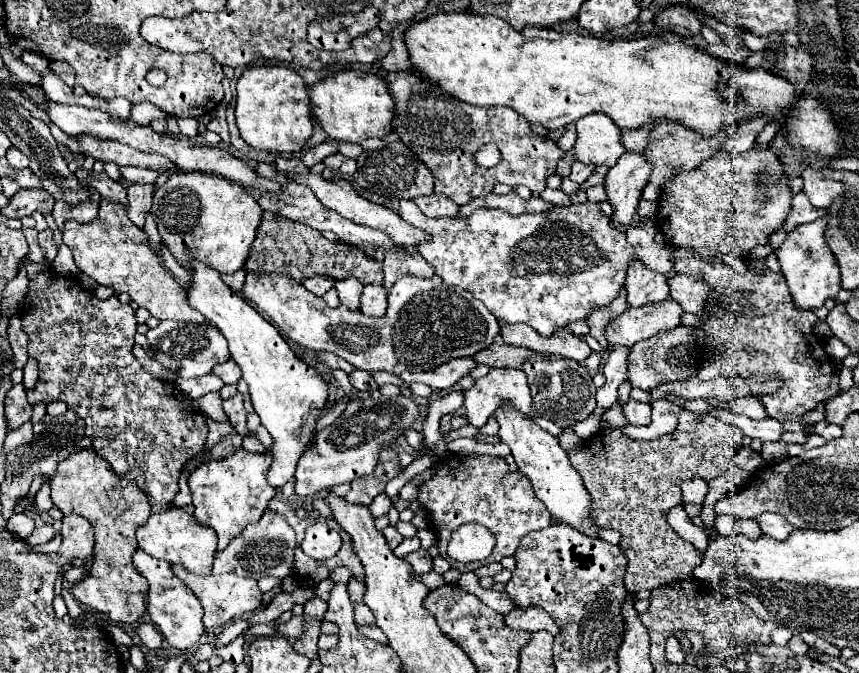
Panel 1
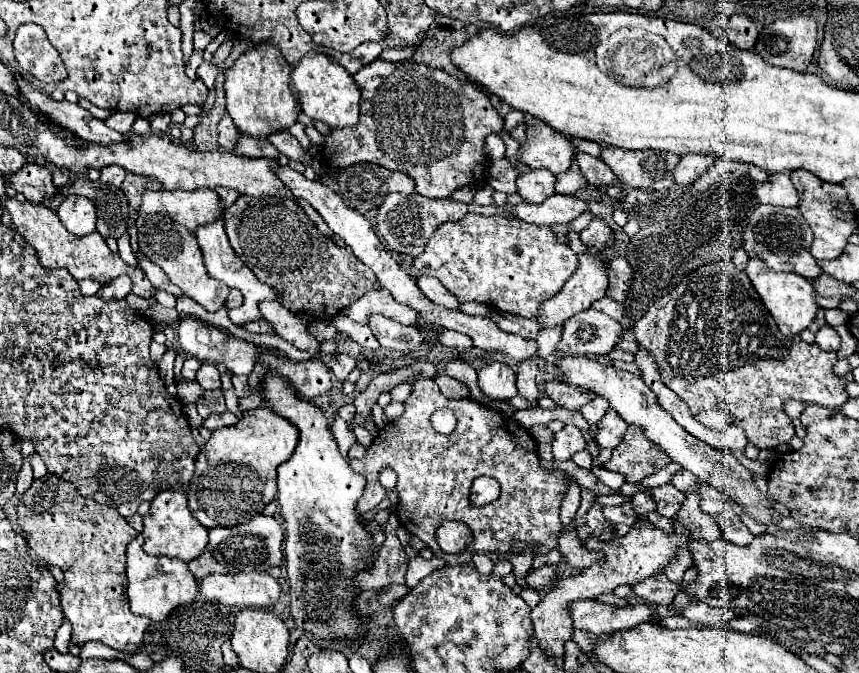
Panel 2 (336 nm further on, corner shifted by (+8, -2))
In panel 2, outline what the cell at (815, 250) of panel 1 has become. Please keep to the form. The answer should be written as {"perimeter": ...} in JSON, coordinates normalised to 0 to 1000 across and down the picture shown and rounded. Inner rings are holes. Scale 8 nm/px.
{"perimeter":[[[873,385],[871,388],[871,397],[868,397],[868,406],[880,429],[880,435],[885,438],[885,444],[889,447],[892,459],[899,465],[899,471],[903,474],[908,492],[915,498],[915,501],[922,501],[922,498],[929,498],[931,492],[936,492],[950,471],[952,465],[952,453],[950,453],[950,441],[948,441],[948,423],[927,409],[927,406],[903,406],[899,400],[889,400],[889,388],[885,385]]]}

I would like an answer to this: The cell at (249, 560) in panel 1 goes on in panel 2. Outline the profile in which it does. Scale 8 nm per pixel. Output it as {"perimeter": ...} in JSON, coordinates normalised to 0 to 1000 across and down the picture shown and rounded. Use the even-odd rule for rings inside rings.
{"perimeter":[[[300,762],[284,780],[272,783],[249,783],[244,786],[244,804],[237,822],[219,837],[219,845],[228,860],[235,860],[247,851],[286,851],[286,848],[312,848],[314,842],[326,842],[331,822],[328,822],[331,786],[321,765]],[[298,798],[303,798],[305,816],[298,816]]]}

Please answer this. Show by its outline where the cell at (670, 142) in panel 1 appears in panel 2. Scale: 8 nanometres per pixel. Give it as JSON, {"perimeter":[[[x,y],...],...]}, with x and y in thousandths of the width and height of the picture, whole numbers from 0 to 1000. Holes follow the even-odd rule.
{"perimeter":[[[705,218],[701,239],[717,257],[724,275],[754,284],[778,284],[782,269],[782,251],[792,242],[792,233],[778,224],[729,224],[719,218]]]}

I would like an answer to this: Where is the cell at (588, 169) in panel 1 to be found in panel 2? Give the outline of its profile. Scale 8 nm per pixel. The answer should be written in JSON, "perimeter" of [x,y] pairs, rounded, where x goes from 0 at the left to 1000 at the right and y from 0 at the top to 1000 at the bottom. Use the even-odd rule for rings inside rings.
{"perimeter":[[[626,251],[626,254],[608,257],[601,272],[603,272],[603,287],[608,290],[610,299],[631,302],[631,299],[636,299],[636,293],[640,293],[645,287],[647,263],[643,257],[638,257],[636,251]]]}

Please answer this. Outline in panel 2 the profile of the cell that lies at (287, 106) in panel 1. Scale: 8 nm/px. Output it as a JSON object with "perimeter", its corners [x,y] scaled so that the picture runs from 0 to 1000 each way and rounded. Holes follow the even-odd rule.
{"perimeter":[[[314,64],[298,67],[275,88],[275,94],[261,105],[263,165],[268,168],[279,201],[310,207],[317,198],[333,195],[347,177],[347,150],[338,132],[338,97],[328,85],[326,73]]]}

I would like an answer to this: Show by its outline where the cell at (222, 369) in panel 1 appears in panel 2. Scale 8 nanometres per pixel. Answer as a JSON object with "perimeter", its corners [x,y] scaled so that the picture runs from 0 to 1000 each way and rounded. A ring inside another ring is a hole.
{"perimeter":[[[235,539],[235,545],[228,554],[228,566],[237,578],[256,578],[256,551],[254,551],[254,545],[244,542],[244,539]]]}

